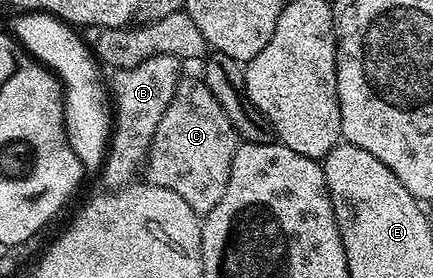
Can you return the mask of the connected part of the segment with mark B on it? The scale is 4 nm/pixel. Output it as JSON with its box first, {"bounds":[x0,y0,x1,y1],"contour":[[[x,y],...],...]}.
{"bounds":[99,55,183,190],"contour":[[[159,55],[138,61],[129,69],[118,69],[111,77],[111,109],[113,128],[109,152],[105,164],[100,170],[99,178],[106,190],[122,189],[124,185],[134,184],[133,177],[142,172],[145,159],[149,155],[151,139],[155,135],[155,127],[159,127],[159,119],[163,119],[163,111],[171,103],[177,85],[183,79],[183,62],[180,57]]]}

